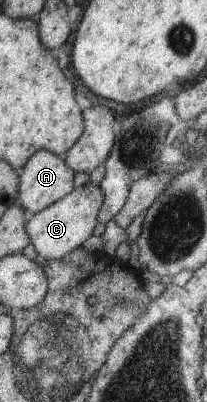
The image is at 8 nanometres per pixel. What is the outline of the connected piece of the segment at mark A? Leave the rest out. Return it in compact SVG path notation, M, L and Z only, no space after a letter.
M47 150L33 152L19 173L19 186L17 188L17 204L27 215L36 214L66 196L74 190L73 178L75 173L64 162L63 156L56 156Z

